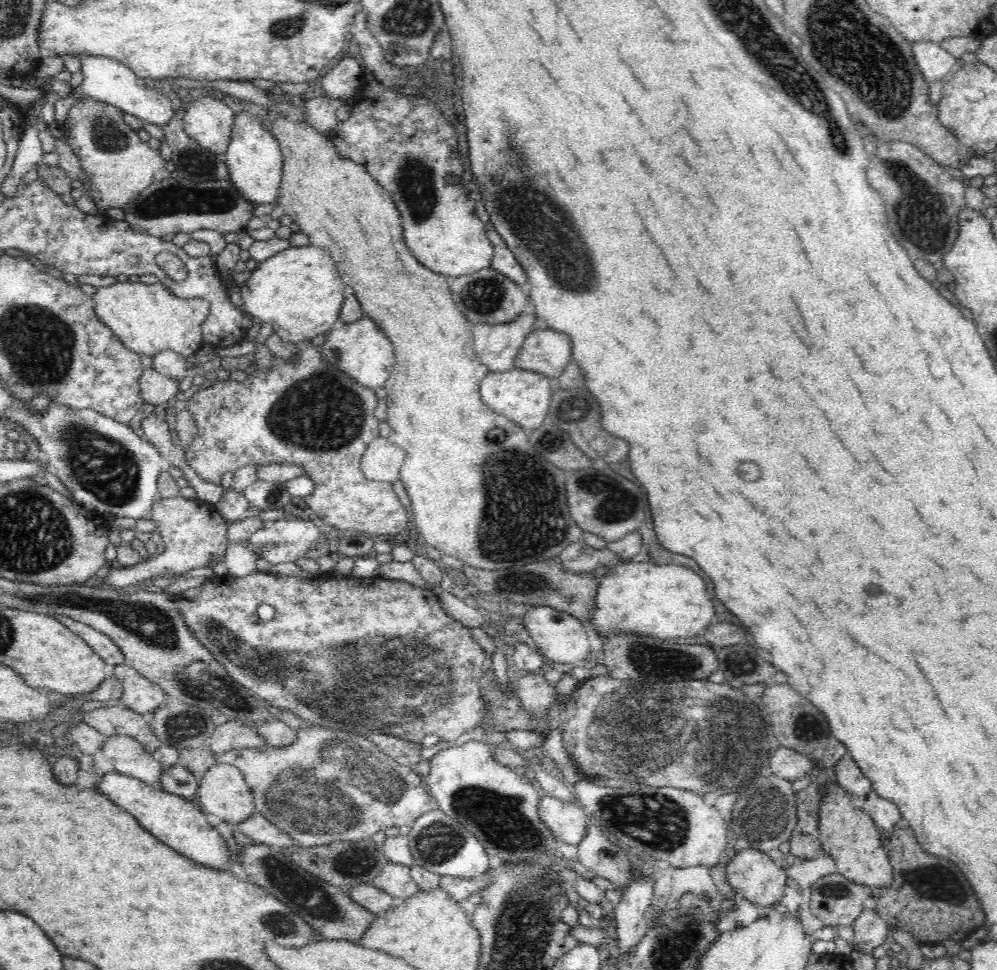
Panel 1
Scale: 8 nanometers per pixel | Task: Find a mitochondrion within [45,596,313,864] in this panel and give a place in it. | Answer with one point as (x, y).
(182, 726)

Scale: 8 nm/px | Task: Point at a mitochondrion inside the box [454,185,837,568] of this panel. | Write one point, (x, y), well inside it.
(485, 296)

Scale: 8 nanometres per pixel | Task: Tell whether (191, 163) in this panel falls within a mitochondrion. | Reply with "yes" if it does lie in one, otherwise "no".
yes

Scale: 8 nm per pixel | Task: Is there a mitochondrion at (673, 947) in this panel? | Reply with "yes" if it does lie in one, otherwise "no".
yes

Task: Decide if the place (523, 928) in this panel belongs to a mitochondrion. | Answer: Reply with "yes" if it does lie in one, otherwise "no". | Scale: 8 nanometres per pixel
yes

